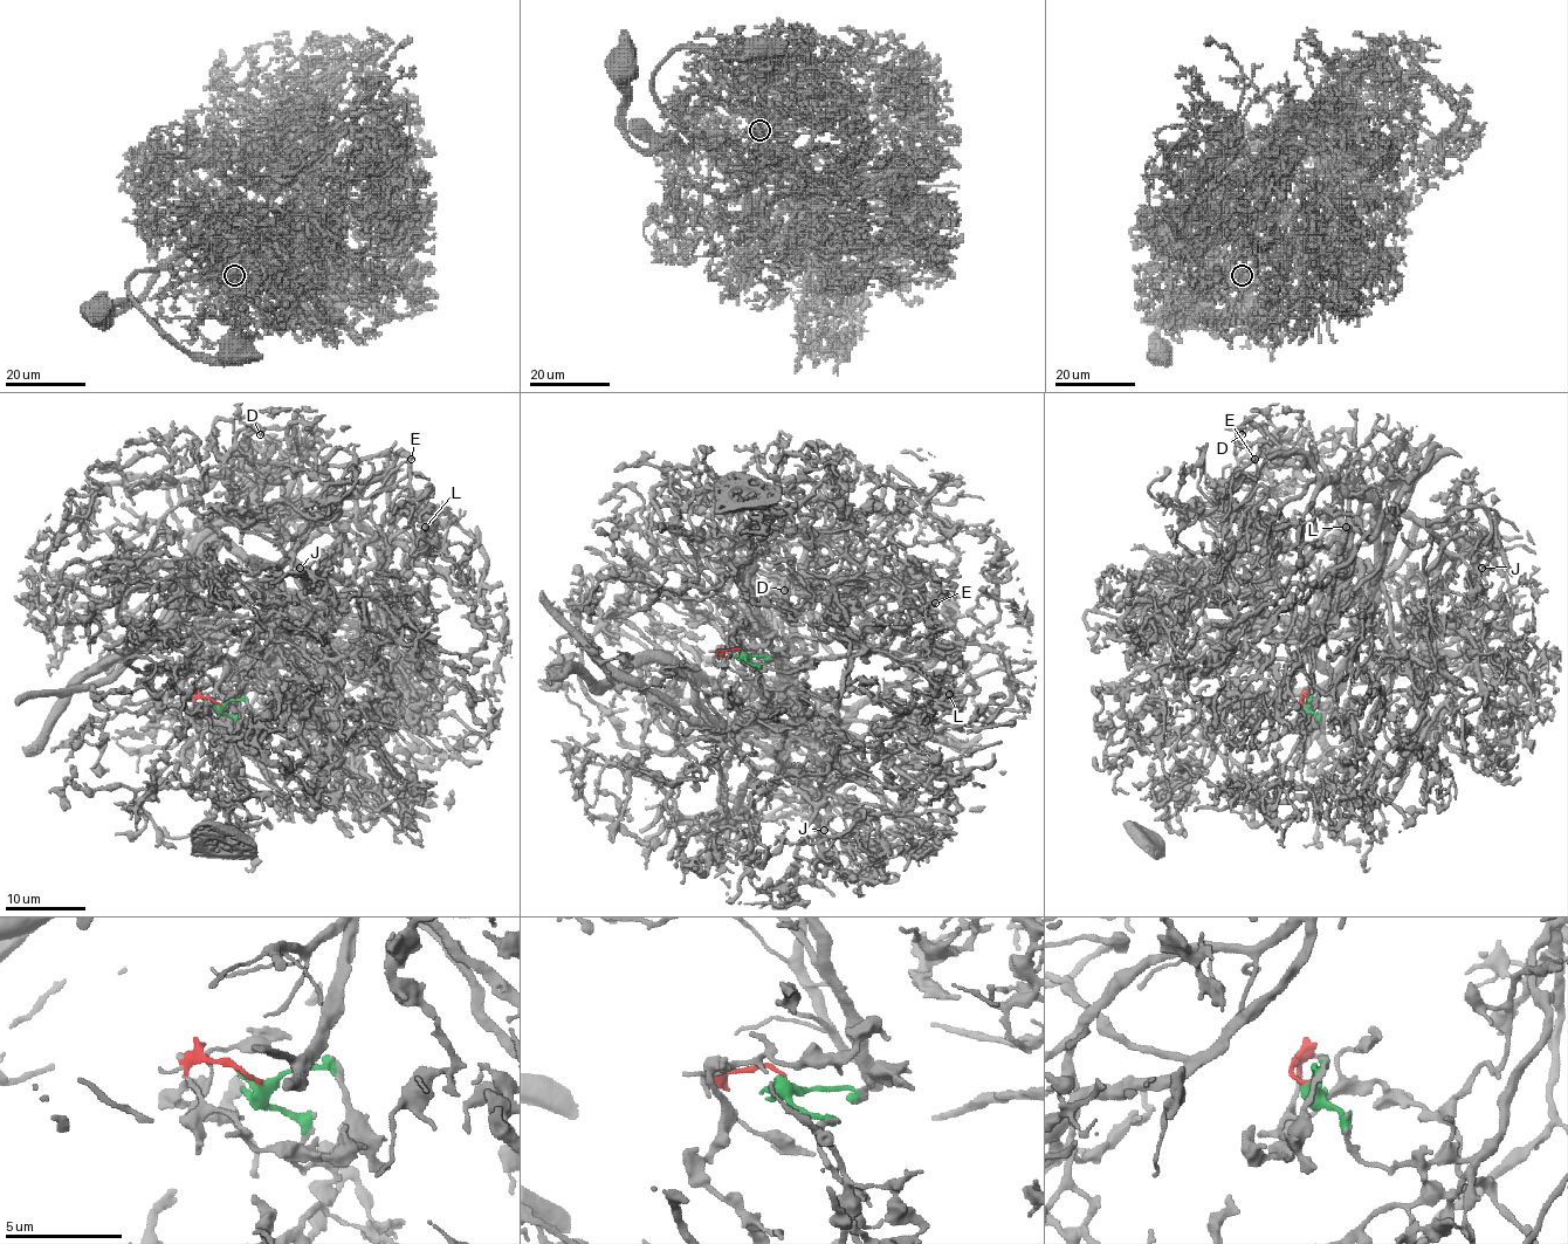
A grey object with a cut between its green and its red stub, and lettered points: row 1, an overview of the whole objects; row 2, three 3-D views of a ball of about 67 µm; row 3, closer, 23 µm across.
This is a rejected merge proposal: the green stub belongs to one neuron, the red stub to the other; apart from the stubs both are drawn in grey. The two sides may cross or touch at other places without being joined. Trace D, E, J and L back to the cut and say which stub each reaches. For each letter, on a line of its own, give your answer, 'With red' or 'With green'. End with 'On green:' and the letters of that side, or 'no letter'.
D: With red
E: With red
J: With green
L: With red
On green: J

